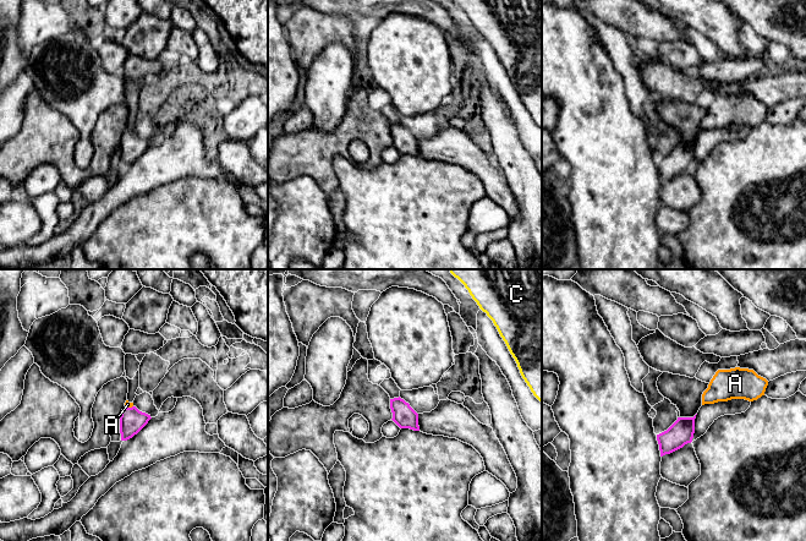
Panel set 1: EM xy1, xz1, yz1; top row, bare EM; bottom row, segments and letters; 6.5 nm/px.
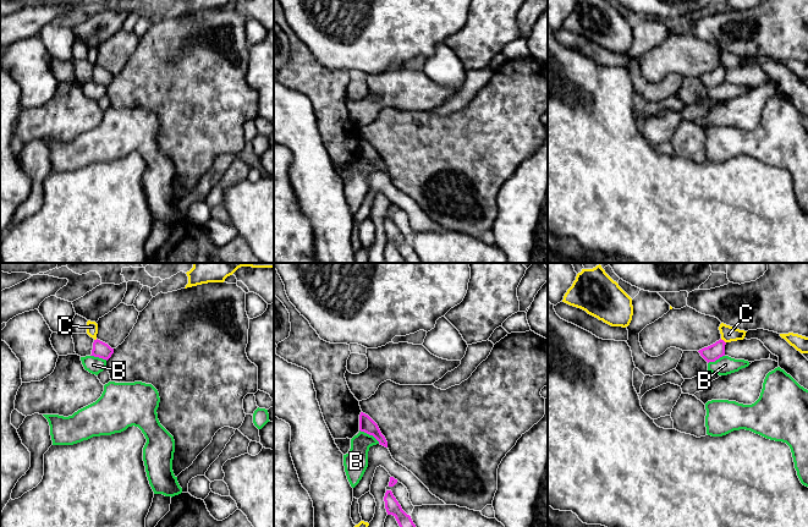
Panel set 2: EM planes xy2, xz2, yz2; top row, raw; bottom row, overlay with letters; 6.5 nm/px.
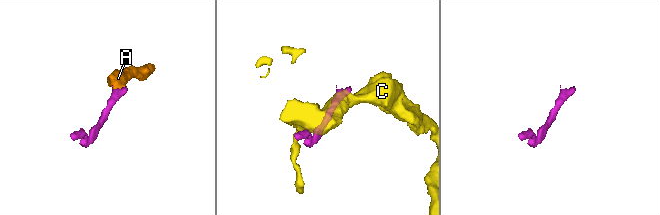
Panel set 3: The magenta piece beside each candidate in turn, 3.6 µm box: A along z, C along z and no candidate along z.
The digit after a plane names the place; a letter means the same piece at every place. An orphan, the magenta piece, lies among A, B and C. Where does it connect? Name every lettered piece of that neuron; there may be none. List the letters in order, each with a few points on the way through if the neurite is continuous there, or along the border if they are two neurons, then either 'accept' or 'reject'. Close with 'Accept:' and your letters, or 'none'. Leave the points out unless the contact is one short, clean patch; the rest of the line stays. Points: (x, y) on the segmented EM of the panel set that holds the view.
A: way xy1 (132, 420), (129, 408), (127, 404); accept
B: reject
C: border yz2 (720, 339), (725, 342); reject
Accept: A

